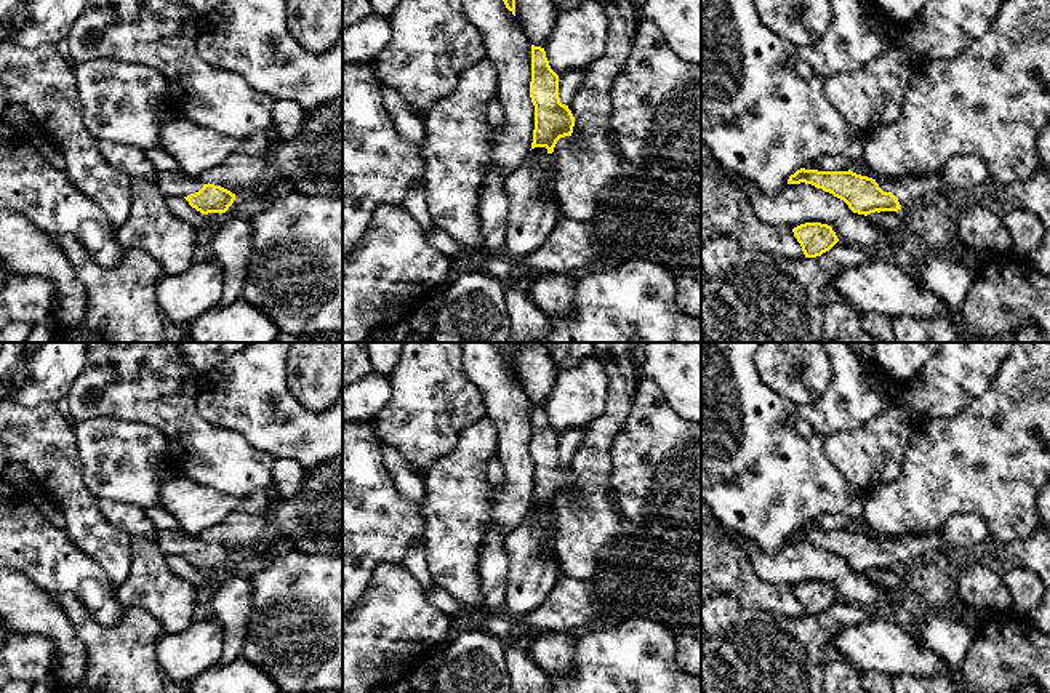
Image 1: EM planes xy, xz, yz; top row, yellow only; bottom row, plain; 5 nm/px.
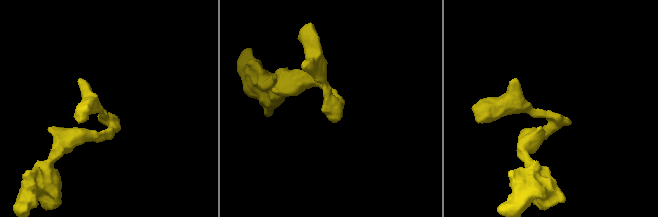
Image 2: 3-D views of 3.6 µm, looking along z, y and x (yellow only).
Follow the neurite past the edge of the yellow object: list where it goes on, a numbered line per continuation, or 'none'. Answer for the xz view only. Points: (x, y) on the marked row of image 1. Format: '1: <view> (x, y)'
1: xz (530, 221)

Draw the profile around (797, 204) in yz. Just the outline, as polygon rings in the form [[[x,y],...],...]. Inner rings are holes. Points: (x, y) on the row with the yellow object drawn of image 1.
[[[727,173],[727,179],[744,192],[755,216],[767,224],[794,229],[821,222],[831,226],[844,245],[868,251],[884,245],[884,230],[868,216],[853,213],[844,200],[812,184],[788,184],[779,192],[765,194],[735,174]]]

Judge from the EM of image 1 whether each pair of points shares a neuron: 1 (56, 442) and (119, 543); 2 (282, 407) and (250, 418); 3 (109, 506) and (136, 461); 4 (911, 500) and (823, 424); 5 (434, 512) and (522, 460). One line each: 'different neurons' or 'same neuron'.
1: same neuron
2: same neuron
3: different neurons
4: different neurons
5: different neurons

